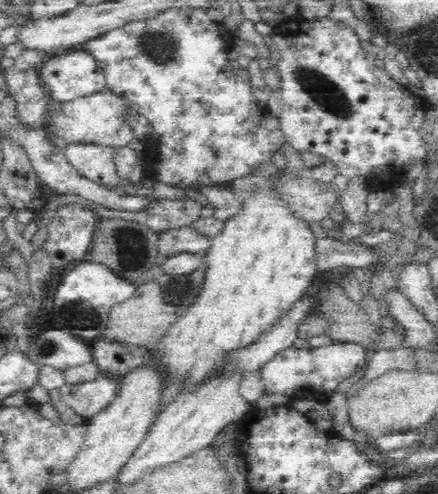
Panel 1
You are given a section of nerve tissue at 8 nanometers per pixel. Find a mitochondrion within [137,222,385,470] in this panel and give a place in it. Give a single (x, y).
(179, 291)

